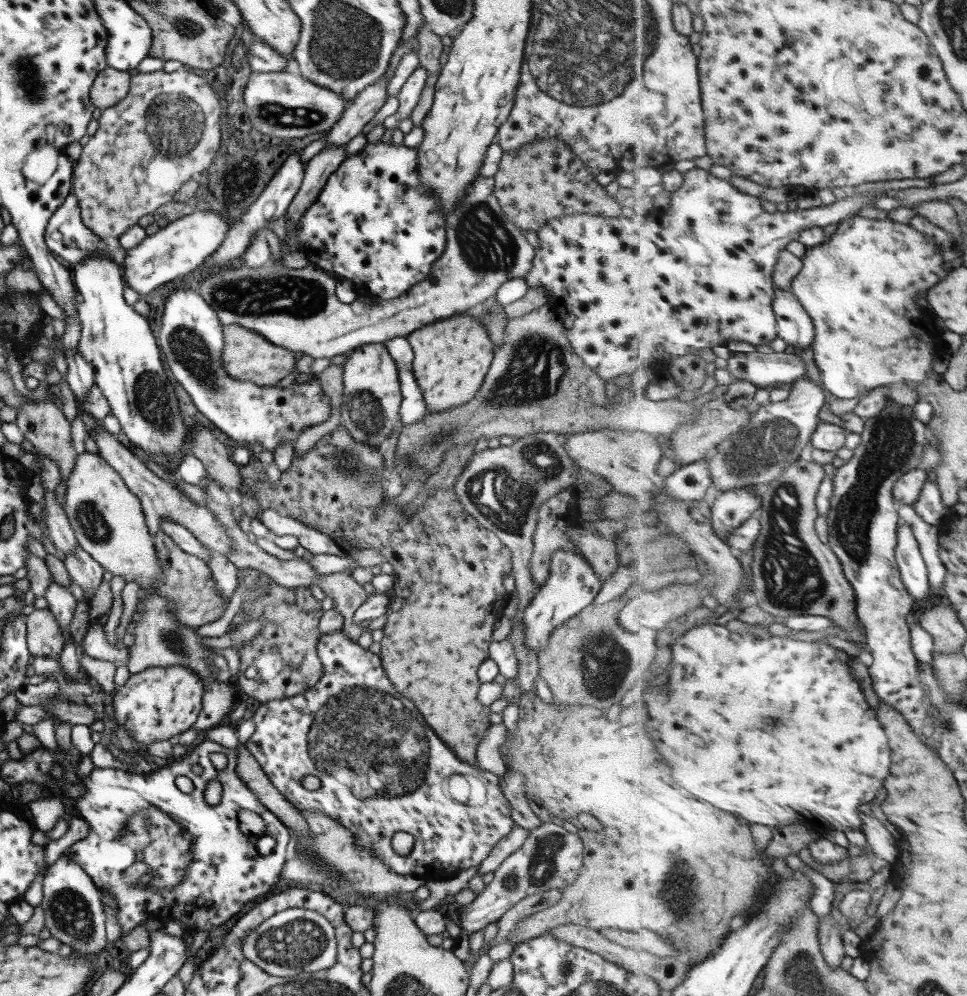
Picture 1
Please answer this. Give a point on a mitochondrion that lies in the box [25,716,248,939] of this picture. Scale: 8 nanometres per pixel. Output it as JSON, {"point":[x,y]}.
{"point":[149,853]}

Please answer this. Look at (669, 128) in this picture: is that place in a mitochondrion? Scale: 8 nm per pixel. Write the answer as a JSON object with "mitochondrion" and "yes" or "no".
{"mitochondrion":"no"}

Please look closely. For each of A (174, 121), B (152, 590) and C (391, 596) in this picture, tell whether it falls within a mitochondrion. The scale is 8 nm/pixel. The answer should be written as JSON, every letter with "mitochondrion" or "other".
{"A":"mitochondrion","B":"other","C":"other"}

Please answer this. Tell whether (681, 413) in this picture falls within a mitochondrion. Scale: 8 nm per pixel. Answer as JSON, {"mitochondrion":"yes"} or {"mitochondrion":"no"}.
{"mitochondrion":"no"}

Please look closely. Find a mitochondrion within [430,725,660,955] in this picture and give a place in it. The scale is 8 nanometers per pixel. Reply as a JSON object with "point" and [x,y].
{"point":[545,867]}

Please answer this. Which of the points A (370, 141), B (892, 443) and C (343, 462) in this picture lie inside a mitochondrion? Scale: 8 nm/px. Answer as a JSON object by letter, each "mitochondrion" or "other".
{"A":"other","B":"mitochondrion","C":"mitochondrion"}

